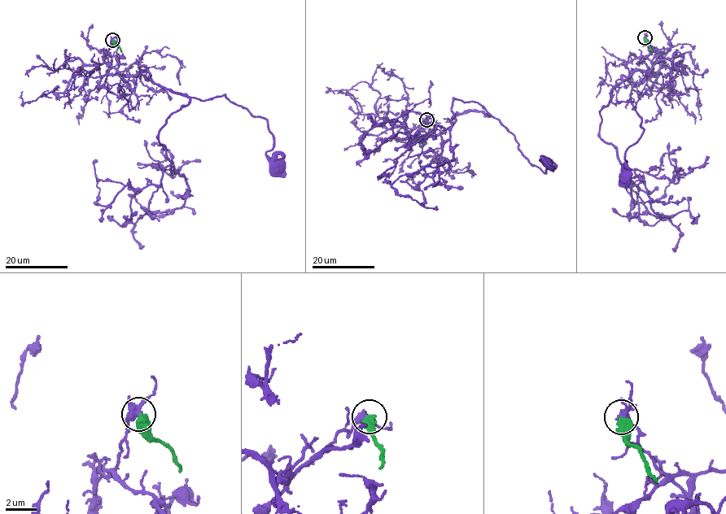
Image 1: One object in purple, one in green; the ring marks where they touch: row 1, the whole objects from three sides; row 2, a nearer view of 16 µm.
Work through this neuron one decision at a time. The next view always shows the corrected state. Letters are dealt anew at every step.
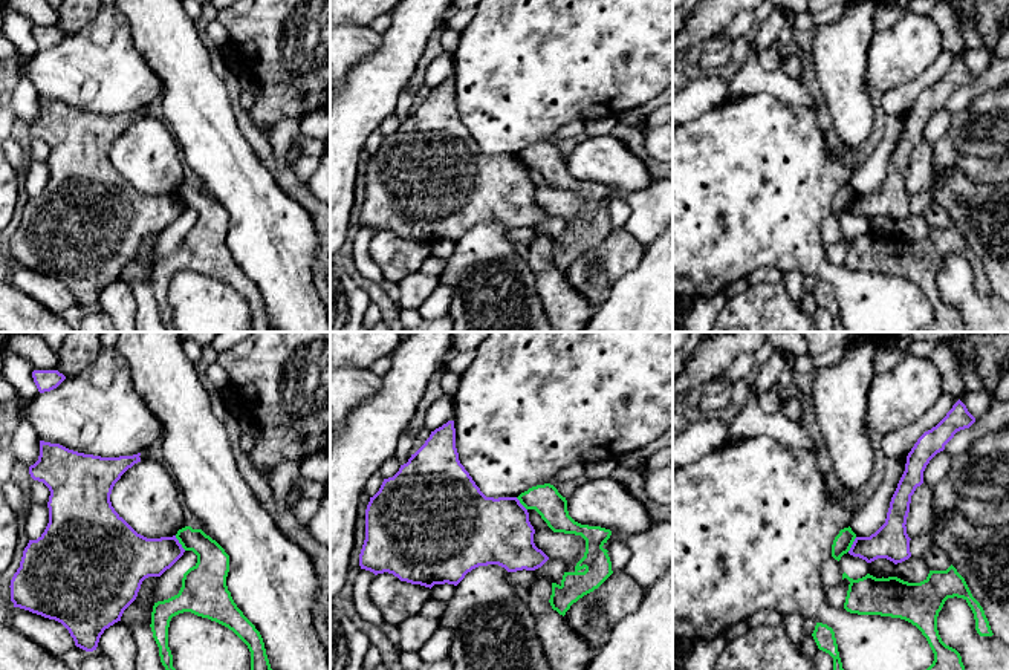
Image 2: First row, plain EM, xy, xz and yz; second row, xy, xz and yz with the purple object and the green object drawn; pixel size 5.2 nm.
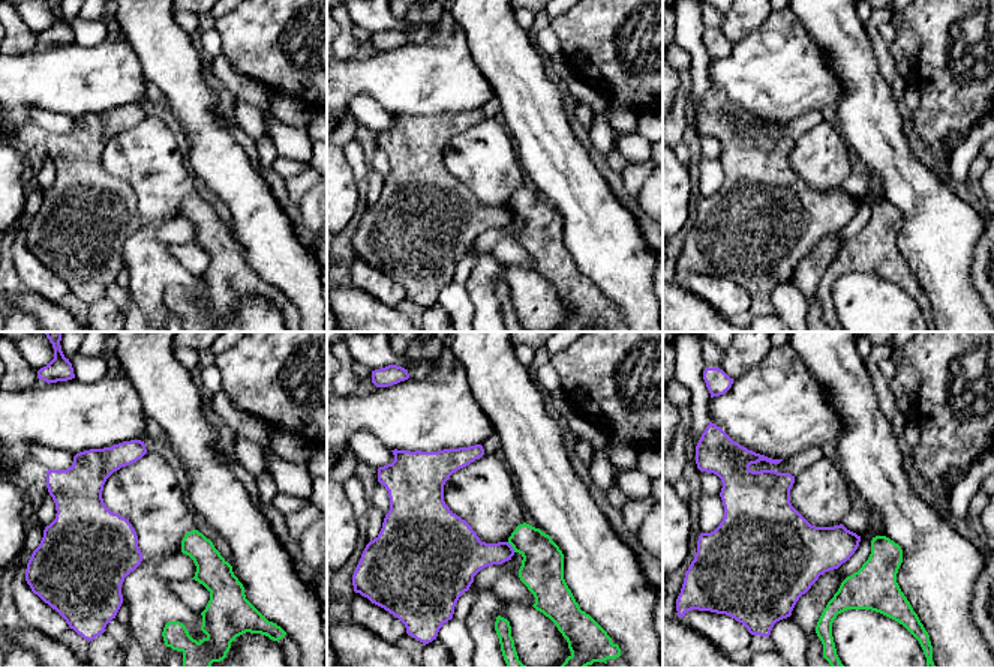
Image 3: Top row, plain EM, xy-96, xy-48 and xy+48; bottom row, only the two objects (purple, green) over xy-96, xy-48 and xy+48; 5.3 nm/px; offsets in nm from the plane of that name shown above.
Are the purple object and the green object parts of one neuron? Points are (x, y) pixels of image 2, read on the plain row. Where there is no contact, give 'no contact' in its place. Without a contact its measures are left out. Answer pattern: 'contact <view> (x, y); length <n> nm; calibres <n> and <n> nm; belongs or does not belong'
contact xy (179, 201); length 100 nm; calibres 240 and 220 nm; does not belong

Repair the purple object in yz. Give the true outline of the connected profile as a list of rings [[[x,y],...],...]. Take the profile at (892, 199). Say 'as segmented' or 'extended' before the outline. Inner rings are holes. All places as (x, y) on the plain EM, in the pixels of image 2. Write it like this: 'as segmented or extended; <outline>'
as segmented; [[[959,57],[946,73],[931,87],[925,89],[907,113],[905,128],[891,154],[885,181],[870,194],[856,194],[848,211],[867,220],[887,216],[894,222],[911,214],[910,194],[907,191],[907,174],[911,153],[923,141],[923,128],[930,118],[954,95],[960,87],[969,86],[975,75]]]

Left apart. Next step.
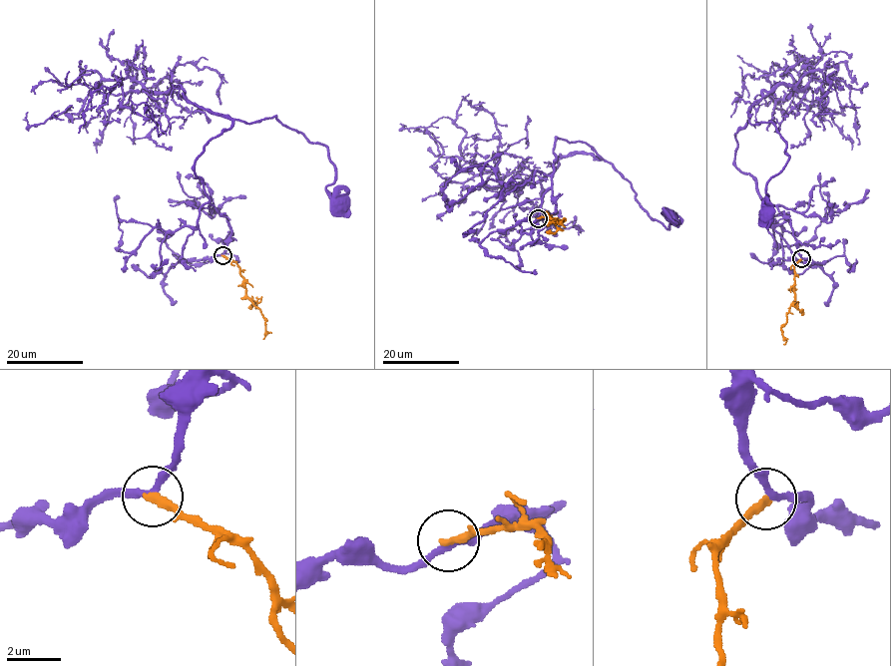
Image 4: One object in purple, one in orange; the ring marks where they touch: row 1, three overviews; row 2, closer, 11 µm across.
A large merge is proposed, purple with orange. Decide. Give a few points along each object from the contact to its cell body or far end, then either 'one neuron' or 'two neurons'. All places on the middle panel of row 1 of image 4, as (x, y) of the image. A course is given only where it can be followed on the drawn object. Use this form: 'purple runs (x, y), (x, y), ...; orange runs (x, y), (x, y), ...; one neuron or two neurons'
purple runs (538, 218), (557, 207), (560, 138), (609, 162), (668, 229), (674, 213), (662, 213), (668, 213); orange runs (538, 217), (551, 215), (550, 222), (561, 222), (564, 218), (559, 223), (557, 221); two neurons

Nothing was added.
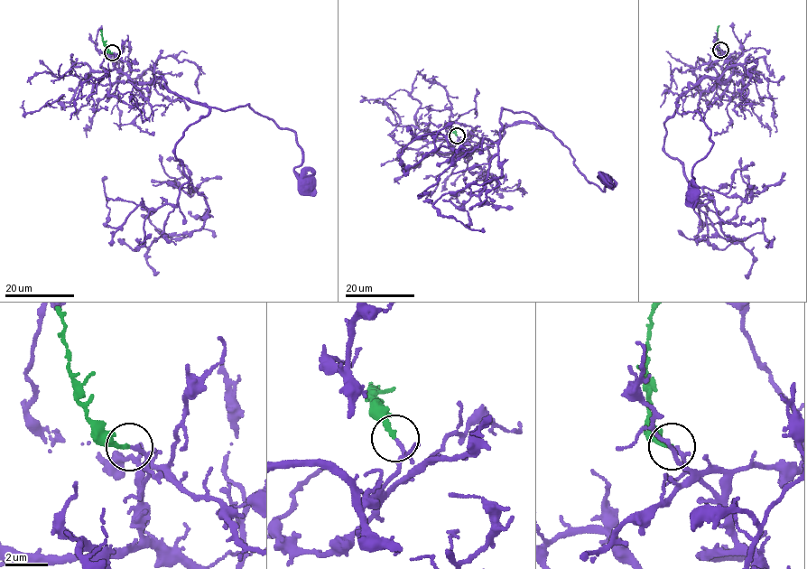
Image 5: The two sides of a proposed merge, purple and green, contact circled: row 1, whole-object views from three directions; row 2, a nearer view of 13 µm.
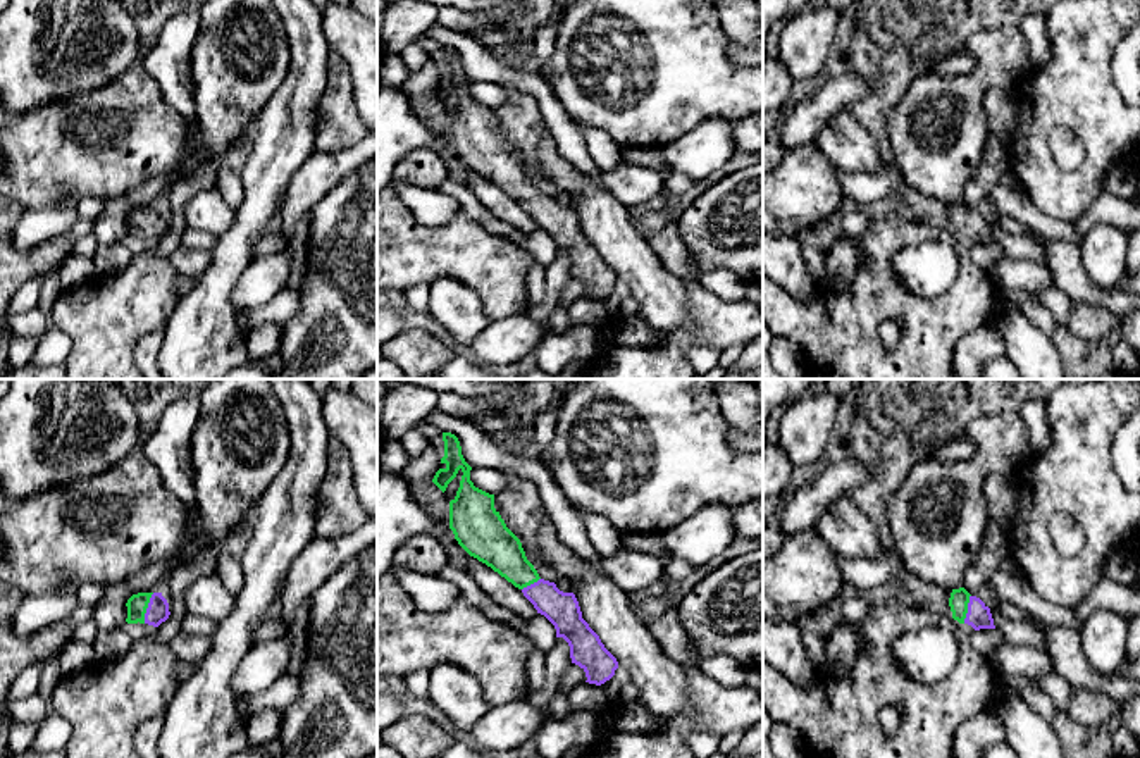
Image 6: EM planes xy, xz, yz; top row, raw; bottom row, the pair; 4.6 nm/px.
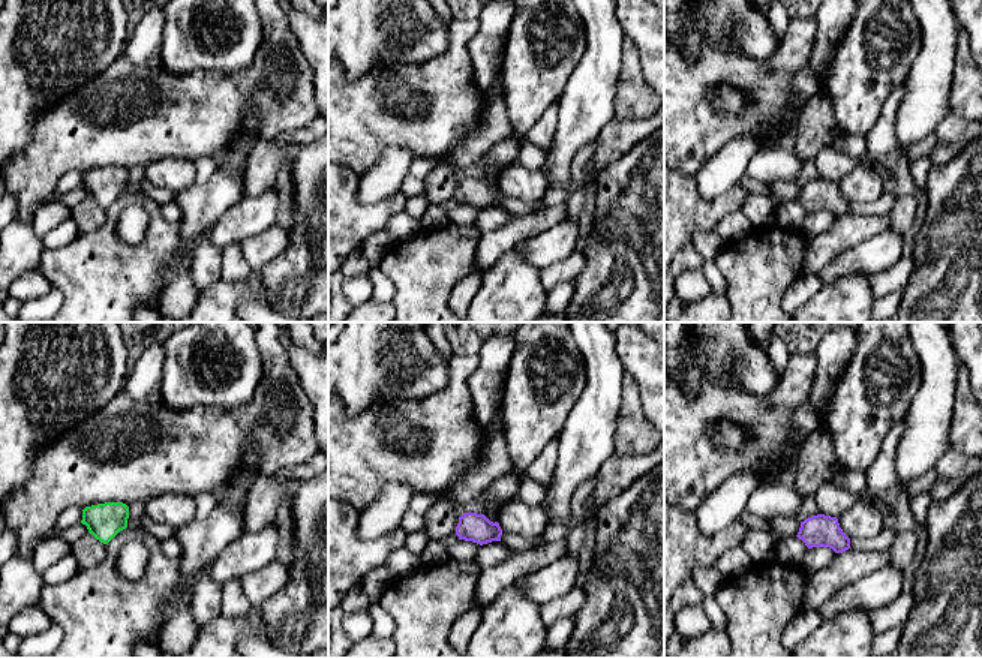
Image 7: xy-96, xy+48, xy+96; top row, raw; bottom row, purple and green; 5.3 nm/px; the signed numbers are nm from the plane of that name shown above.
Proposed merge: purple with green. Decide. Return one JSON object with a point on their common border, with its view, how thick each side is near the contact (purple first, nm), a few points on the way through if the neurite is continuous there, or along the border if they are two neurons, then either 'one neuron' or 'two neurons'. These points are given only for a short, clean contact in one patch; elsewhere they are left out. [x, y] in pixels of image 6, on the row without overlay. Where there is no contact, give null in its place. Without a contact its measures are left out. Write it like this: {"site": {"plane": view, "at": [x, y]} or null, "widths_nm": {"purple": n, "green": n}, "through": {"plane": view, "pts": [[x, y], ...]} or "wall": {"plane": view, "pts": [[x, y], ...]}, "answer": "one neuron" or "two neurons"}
{"site": {"plane": "xy", "at": [147, 223]}, "widths_nm": {"purple": 110, "green": 100}, "through": {"plane": "xy", "pts": [[157, 226], [147, 223], [136, 219]]}, "answer": "one neuron"}

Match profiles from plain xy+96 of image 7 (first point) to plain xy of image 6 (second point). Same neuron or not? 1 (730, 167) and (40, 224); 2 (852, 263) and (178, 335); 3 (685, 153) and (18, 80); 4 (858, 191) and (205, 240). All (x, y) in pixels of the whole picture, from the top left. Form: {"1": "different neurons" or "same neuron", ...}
{"1": "same neuron", "2": "different neurons", "3": "different neurons", "4": "different neurons"}

